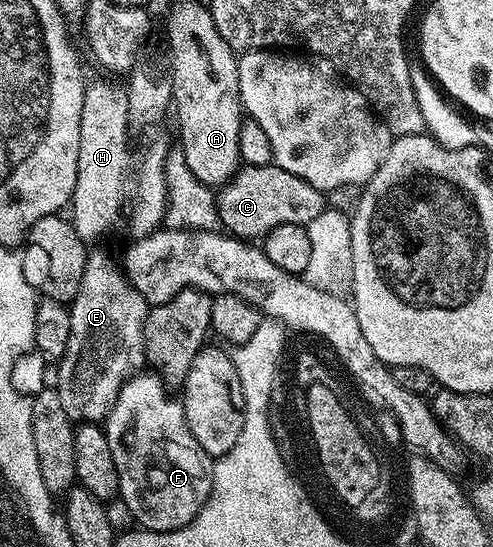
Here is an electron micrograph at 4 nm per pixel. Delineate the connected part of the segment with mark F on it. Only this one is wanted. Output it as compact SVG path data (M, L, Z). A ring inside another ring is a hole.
M139 372L134 375L132 382L133 385L138 386L154 386L151 390L142 390L138 394L138 403L134 406L134 415L131 416L130 422L134 425L134 435L131 436L130 442L134 445L134 451L126 450L126 398L119 396L116 400L116 404L112 404L110 409L110 415L104 419L104 429L106 435L108 436L108 448L112 448L112 460L116 460L116 476L118 479L118 488L120 491L120 498L128 504L128 508L131 509L131 512L134 514L134 521L139 527L143 530L179 530L181 526L187 526L190 521L195 518L200 512L200 508L206 505L208 496L210 495L211 490L214 488L214 462L208 455L204 452L204 448L200 448L200 444L196 444L196 436L192 436L192 432L188 428L186 423L186 417L184 416L184 408L182 407L181 401L177 397L169 398L165 394L167 391L159 385L160 378L157 373L149 372Z

